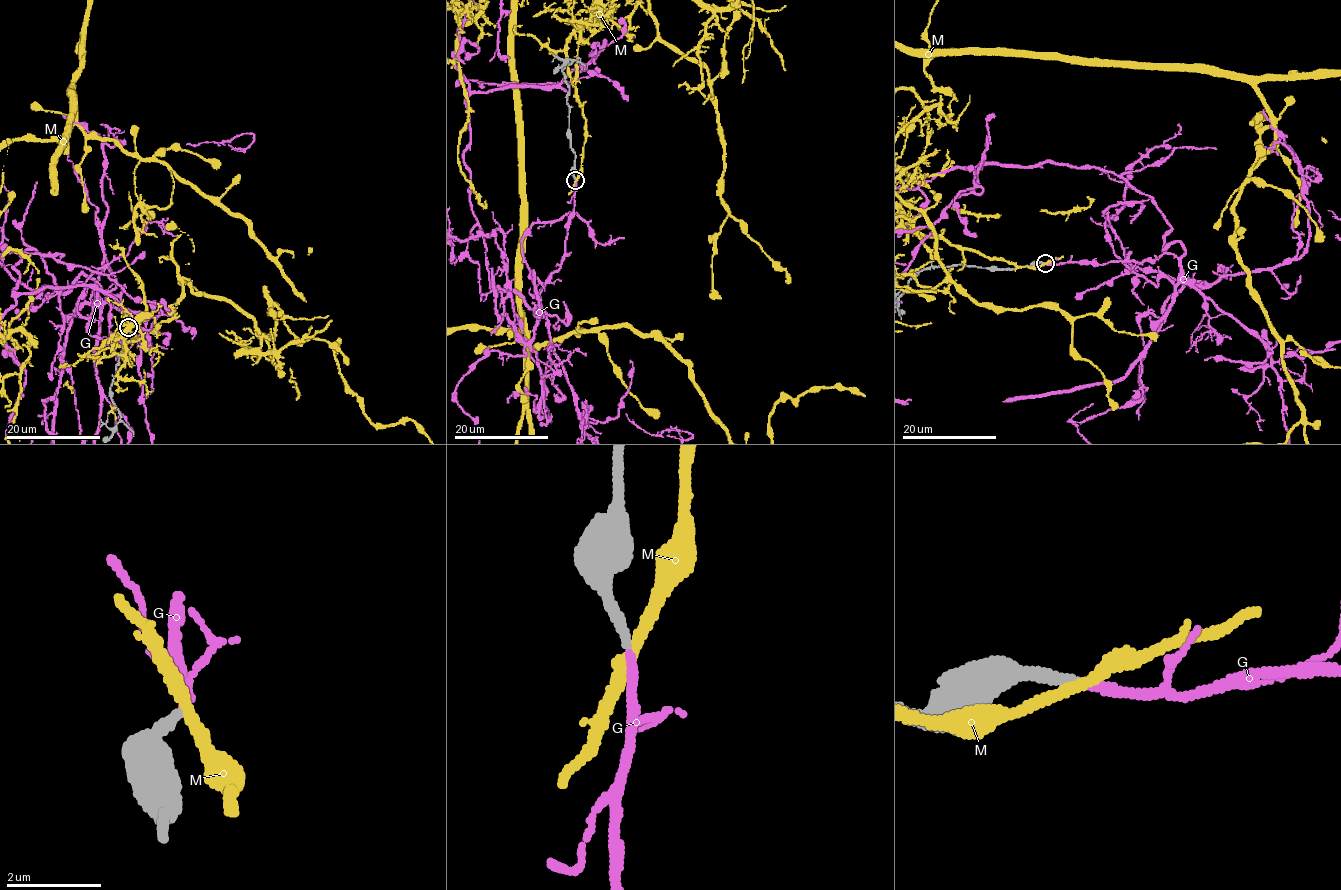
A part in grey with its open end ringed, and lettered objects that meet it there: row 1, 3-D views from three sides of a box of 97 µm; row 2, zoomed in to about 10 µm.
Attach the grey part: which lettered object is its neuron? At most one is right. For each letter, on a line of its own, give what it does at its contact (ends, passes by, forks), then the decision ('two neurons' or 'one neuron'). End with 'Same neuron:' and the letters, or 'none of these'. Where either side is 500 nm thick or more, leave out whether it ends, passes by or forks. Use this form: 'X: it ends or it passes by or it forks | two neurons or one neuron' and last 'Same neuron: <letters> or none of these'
G: it ends | one neuron
M: it passes by | two neurons
Same neuron: G

